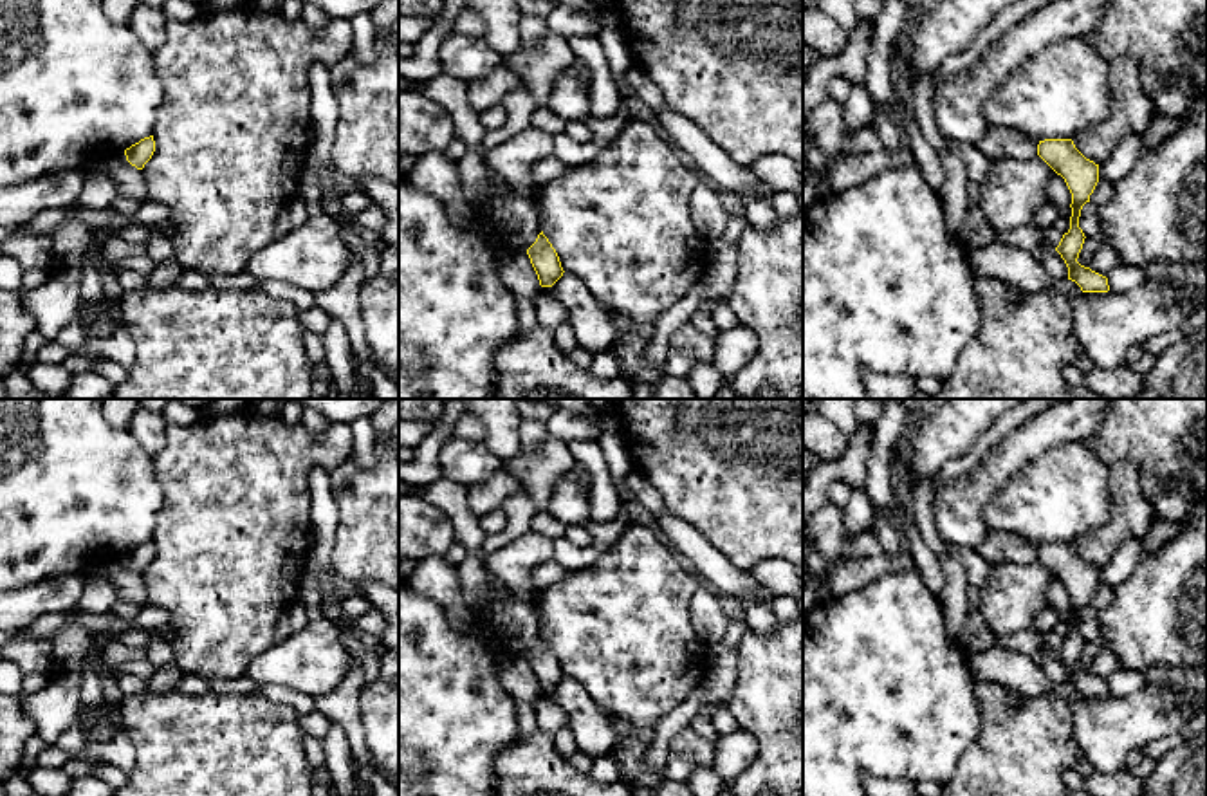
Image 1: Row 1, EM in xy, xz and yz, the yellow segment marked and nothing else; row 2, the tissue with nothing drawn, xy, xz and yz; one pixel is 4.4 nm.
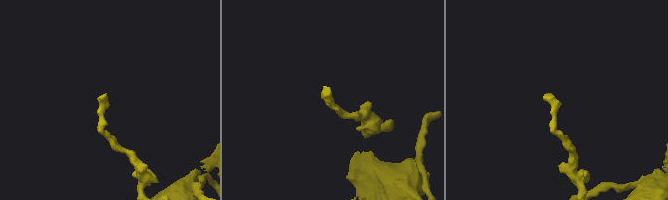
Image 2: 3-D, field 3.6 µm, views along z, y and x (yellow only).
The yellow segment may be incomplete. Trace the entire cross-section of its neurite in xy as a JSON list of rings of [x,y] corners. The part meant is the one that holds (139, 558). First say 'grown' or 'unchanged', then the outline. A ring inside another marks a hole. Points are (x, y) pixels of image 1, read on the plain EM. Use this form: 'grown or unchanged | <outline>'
unchanged | [[[150,540],[126,552],[124,560],[132,570],[143,574],[144,569],[152,563],[153,556],[155,556],[155,545],[153,540]]]

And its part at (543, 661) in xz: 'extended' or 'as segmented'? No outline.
as segmented

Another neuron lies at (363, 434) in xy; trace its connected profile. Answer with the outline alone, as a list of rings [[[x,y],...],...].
[[[361,417],[350,422],[350,428],[354,435],[352,457],[361,467],[368,469],[375,464],[375,455],[373,455],[375,433],[372,422],[366,417]]]

